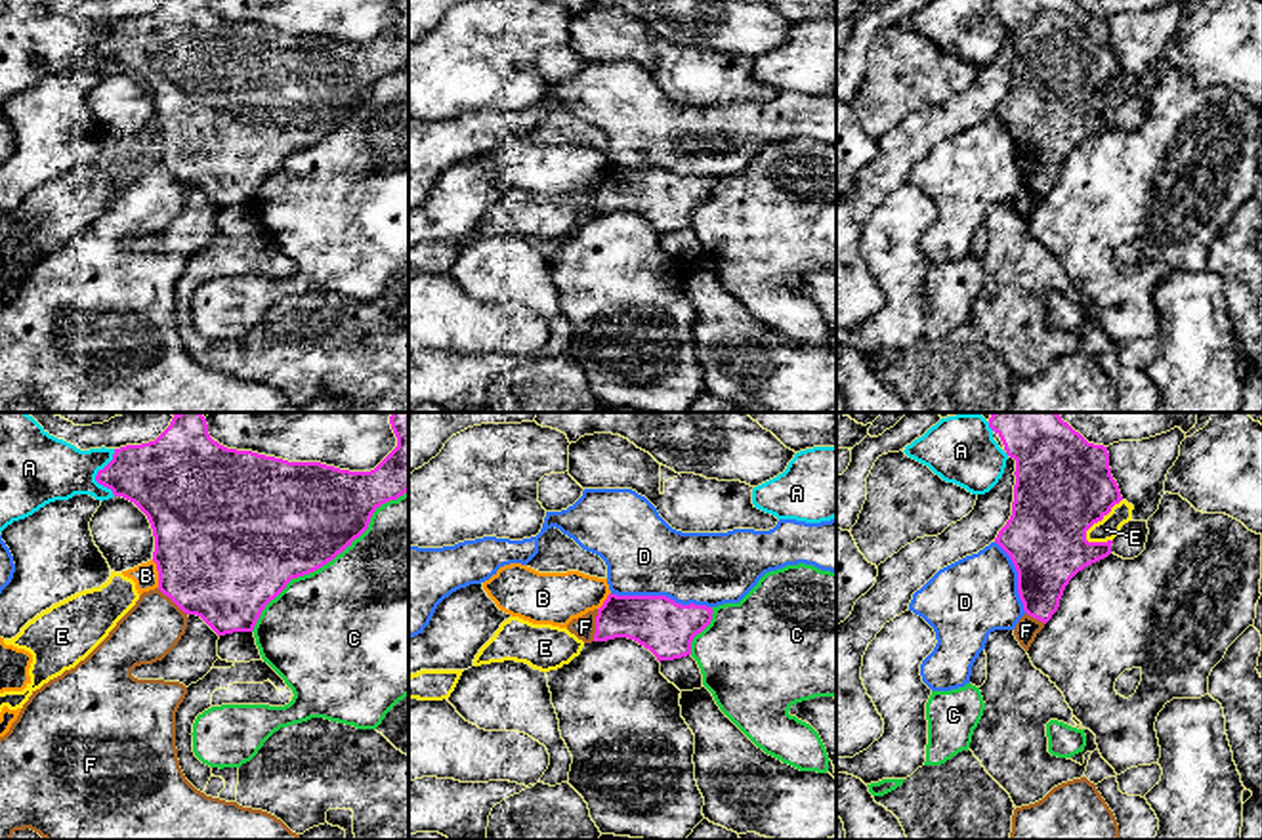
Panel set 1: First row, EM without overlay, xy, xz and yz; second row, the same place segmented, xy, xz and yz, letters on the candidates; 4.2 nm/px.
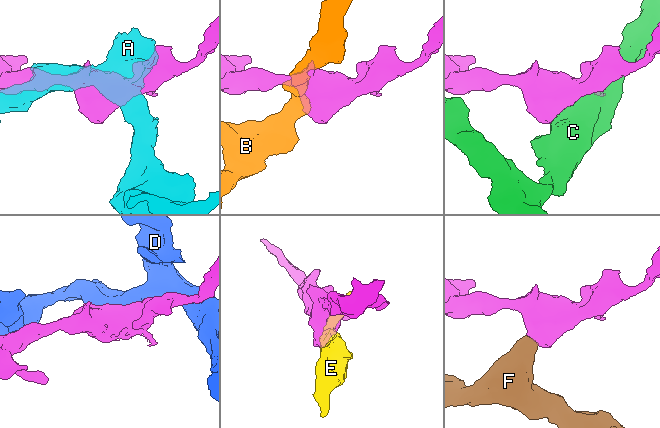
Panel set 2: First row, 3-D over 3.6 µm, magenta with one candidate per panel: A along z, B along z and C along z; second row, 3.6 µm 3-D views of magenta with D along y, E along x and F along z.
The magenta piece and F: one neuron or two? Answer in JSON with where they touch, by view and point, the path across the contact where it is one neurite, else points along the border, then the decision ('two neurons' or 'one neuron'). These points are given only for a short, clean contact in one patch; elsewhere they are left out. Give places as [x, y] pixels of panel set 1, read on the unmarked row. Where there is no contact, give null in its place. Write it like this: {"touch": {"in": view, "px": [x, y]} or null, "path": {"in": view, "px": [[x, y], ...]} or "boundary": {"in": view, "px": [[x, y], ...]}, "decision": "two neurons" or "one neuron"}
{"touch": {"in": "xz", "px": [596, 197]}, "boundary": {"in": "xz", "px": [[598, 182], [592, 212]]}, "decision": "two neurons"}

